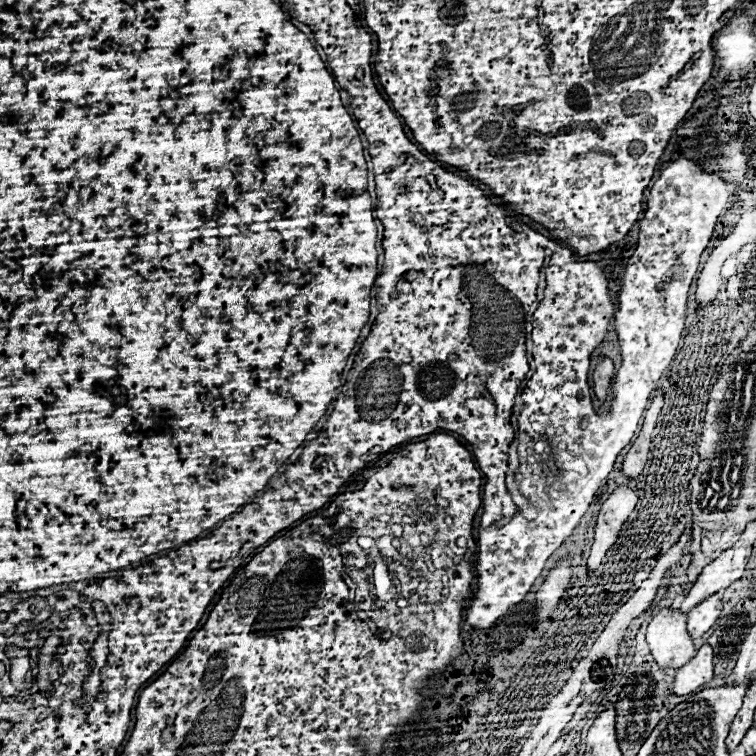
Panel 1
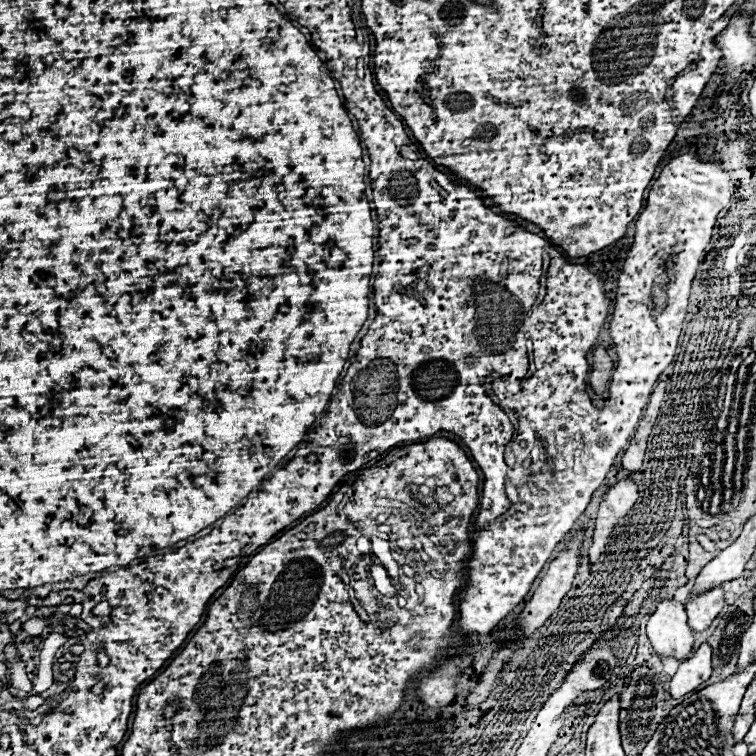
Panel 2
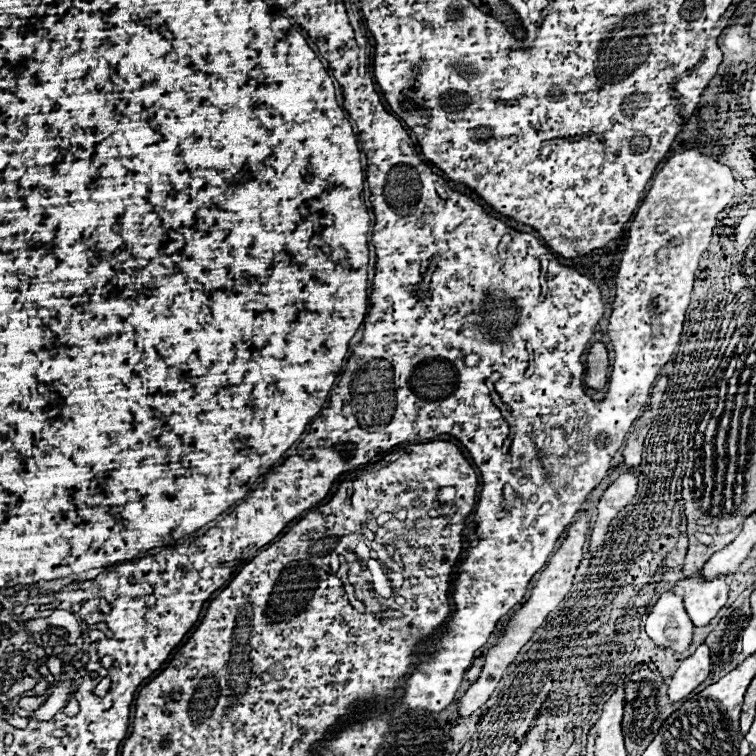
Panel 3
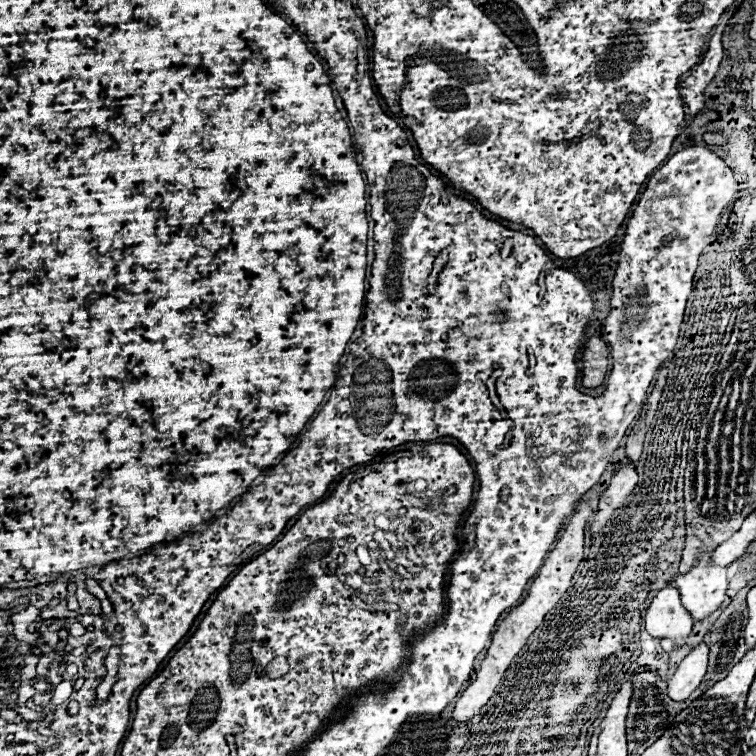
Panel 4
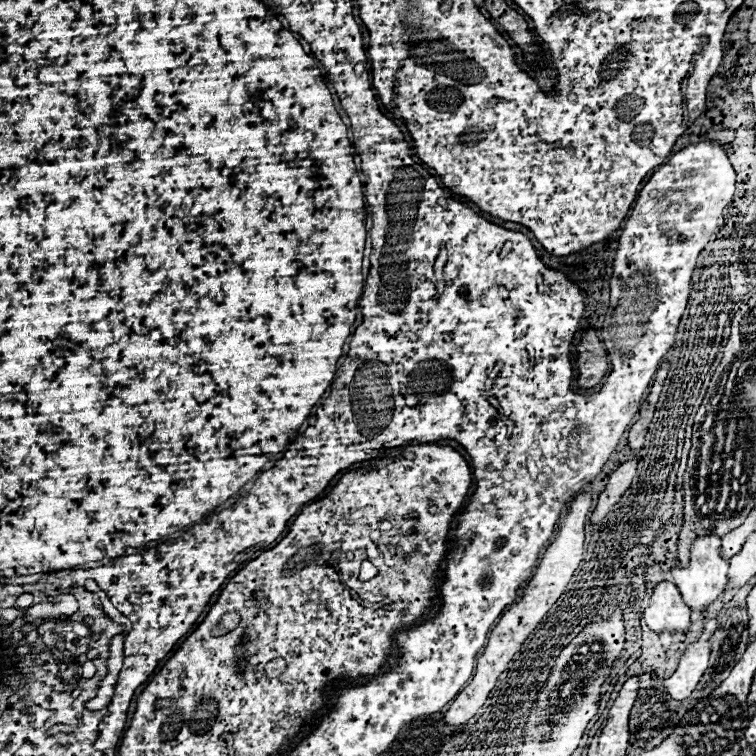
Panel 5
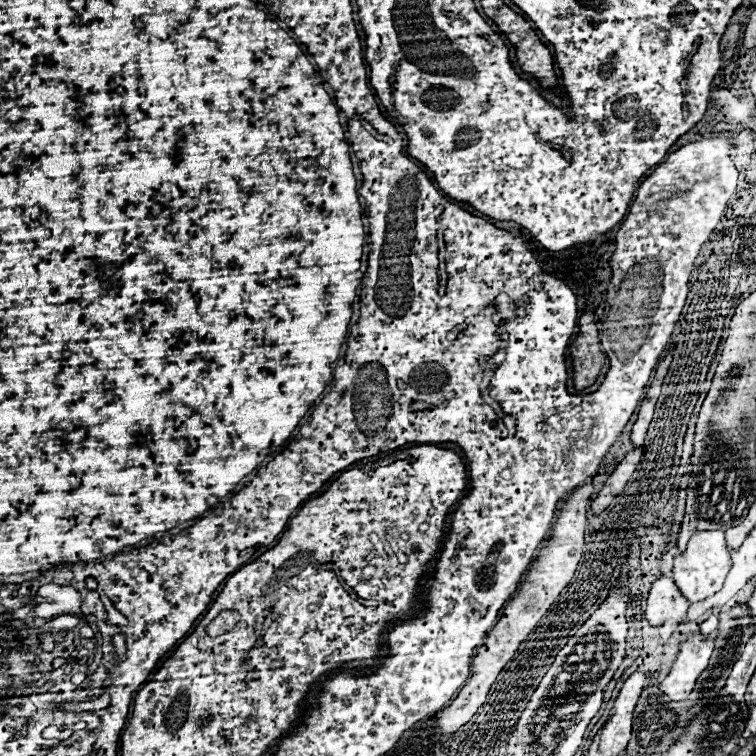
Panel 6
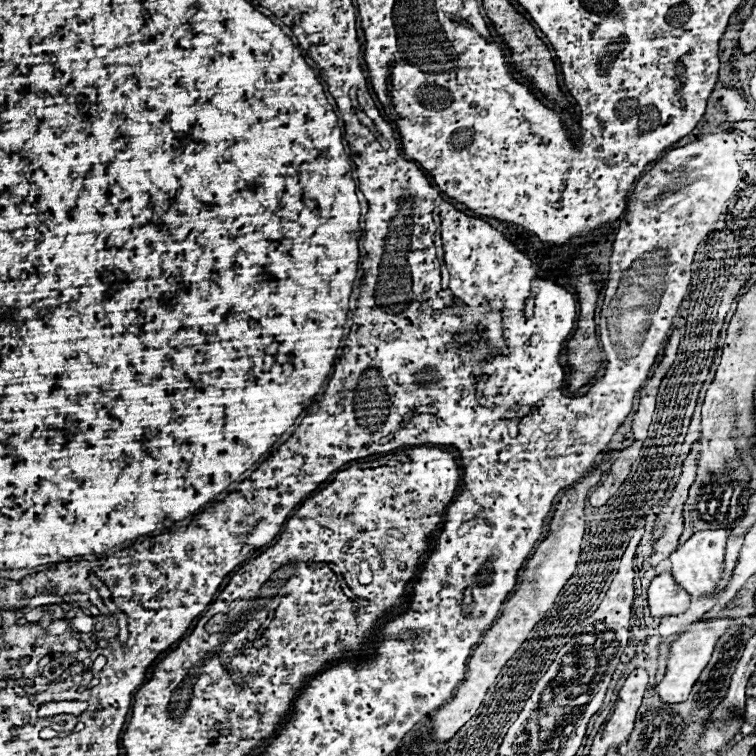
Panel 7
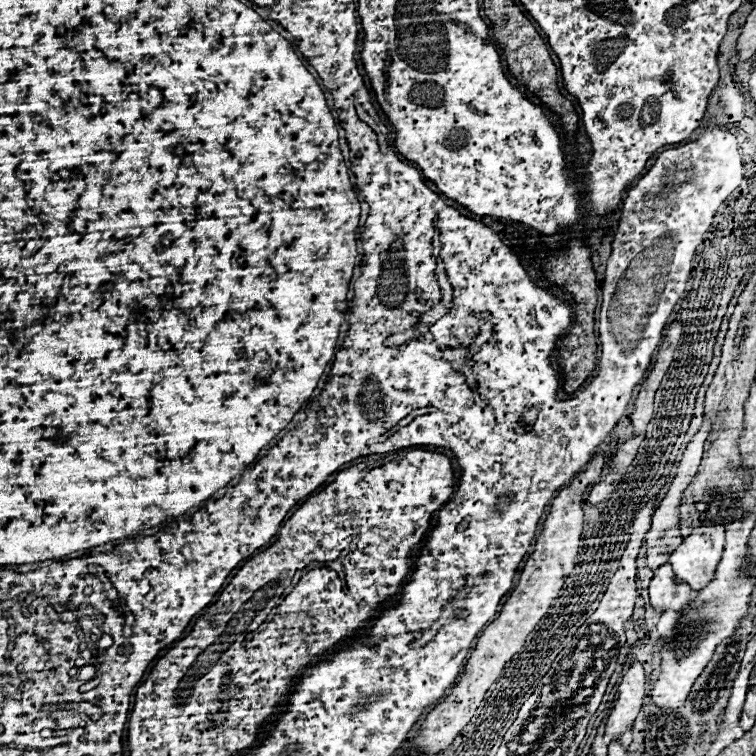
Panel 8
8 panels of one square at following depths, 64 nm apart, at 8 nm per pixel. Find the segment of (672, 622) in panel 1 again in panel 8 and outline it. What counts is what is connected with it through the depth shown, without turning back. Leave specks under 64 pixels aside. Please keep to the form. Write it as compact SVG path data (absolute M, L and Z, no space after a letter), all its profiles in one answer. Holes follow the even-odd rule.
M670 562L662 564L650 582L650 602L658 610L682 610L692 598L692 588L682 584L670 568Z

